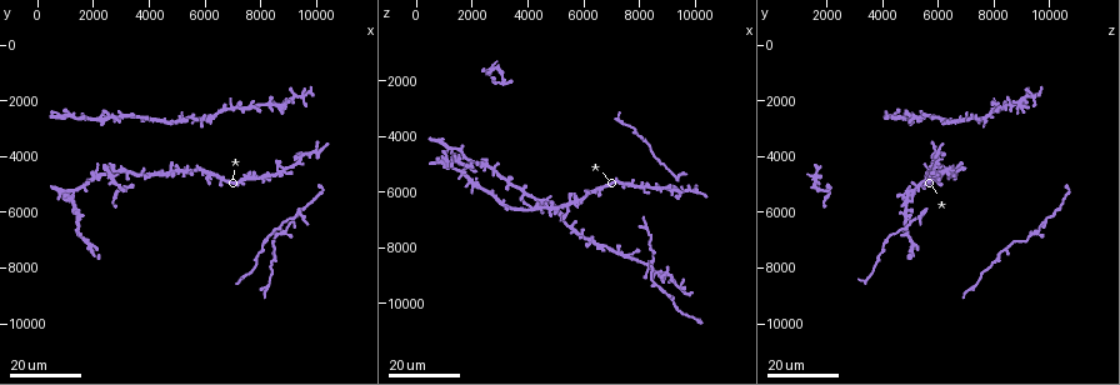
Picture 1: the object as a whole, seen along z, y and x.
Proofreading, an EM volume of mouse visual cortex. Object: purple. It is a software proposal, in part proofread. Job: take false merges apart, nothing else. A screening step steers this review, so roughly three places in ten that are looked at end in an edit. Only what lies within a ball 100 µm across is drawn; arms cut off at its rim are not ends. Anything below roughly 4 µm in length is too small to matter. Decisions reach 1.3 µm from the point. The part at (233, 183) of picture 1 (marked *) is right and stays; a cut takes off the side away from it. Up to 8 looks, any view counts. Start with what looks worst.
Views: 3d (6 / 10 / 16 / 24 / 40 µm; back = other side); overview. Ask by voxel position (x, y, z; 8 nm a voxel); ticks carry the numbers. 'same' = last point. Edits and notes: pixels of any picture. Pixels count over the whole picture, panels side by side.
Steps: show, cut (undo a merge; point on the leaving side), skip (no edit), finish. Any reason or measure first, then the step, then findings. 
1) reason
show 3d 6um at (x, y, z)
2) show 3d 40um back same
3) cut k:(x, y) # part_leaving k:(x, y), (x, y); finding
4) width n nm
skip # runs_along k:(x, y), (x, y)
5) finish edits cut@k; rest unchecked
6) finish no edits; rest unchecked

two arms in line, one across
show 3d 16um at (9400, 5900, 5500)

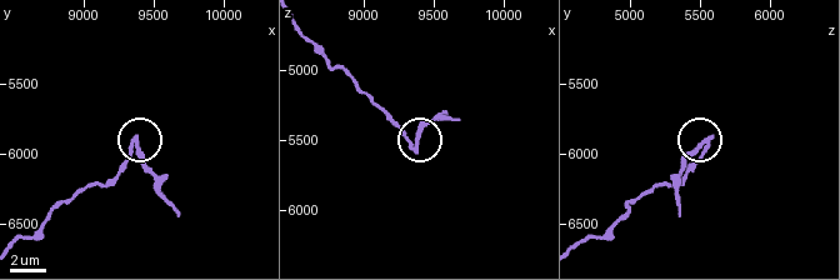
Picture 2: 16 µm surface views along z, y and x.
show 3d 10um at (9380, 5980, 5460)

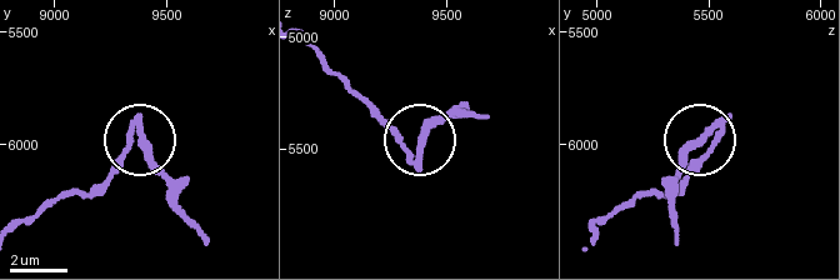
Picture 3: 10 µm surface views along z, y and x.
width 220 nm
cut 3:(144, 149) # part_leaving 3:(135, 120), (166, 196), (205, 245); two neurons meet here

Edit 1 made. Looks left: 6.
show 3d 16um at (8900, 4500, 5900)

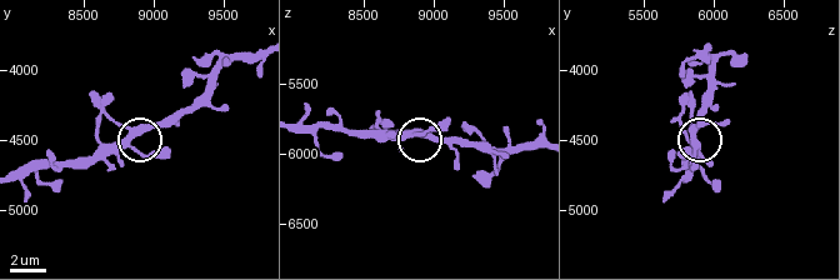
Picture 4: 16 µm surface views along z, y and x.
show 3d 10um at (8820, 4540, 5860)

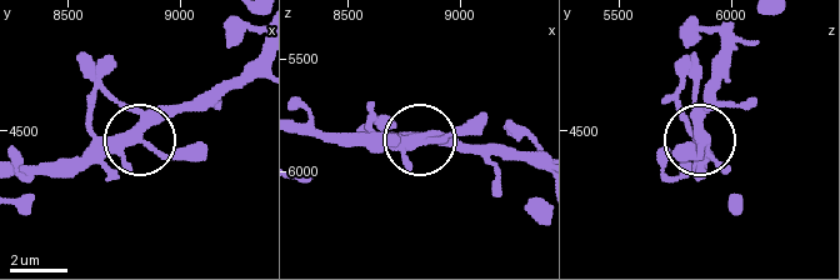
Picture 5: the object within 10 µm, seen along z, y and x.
zoom in
show 3d 6um at (8830, 4520, 5860)

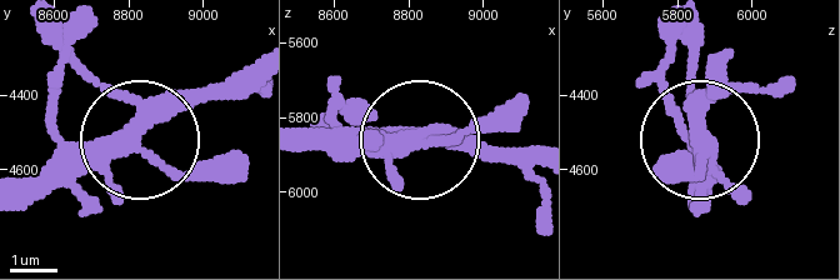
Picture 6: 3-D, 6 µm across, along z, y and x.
width 330 nm
skip # runs_along 6:(308, 128), (534, 151); all the same neuron

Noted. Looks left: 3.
four-way junction
show 3d 24um at (7600, 2200, 8300)

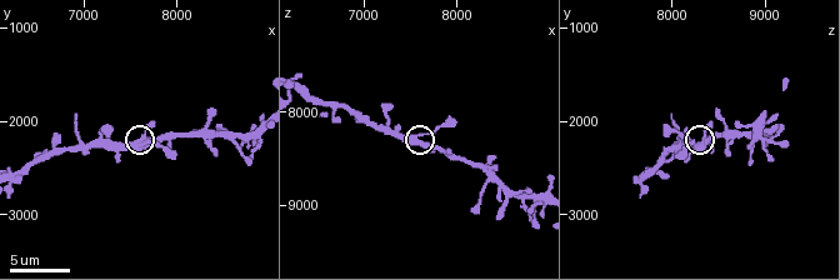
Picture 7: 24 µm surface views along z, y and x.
zoom in
show 3d 10um at (7550, 2250, 8350)

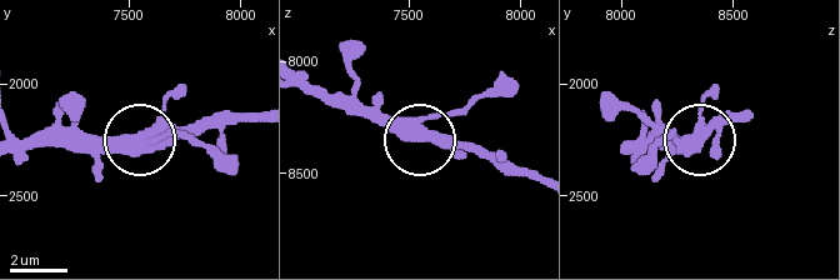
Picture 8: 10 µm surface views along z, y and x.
show 3d 6um at (7560, 2240, 8310)

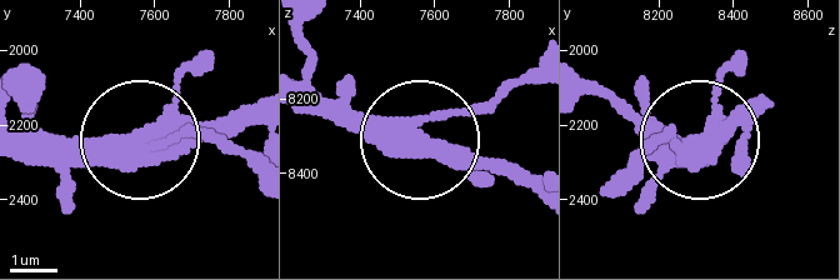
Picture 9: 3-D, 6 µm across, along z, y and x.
arms 4
skip # runs_along 9:(304, 89), (419, 136), (539, 76); one neuron here

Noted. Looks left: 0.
finish edits cut@3; rest unchecked

